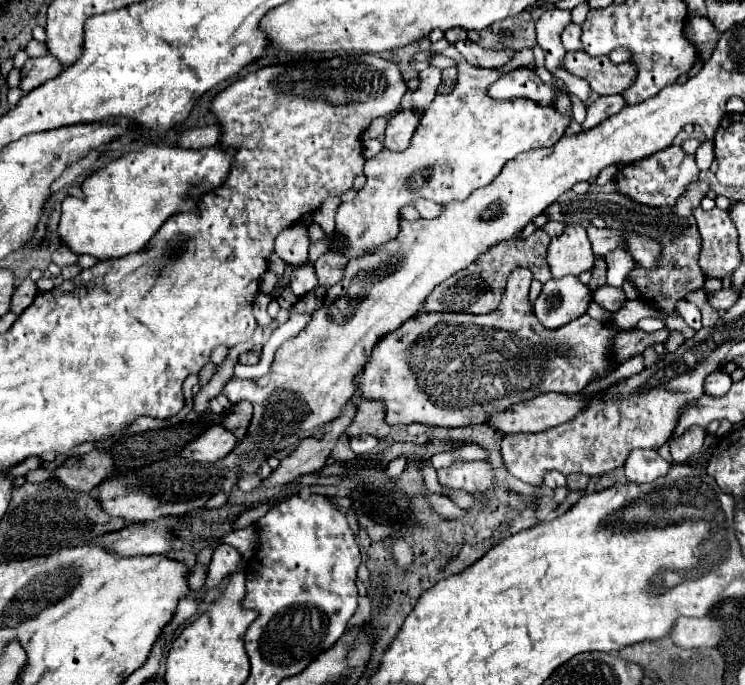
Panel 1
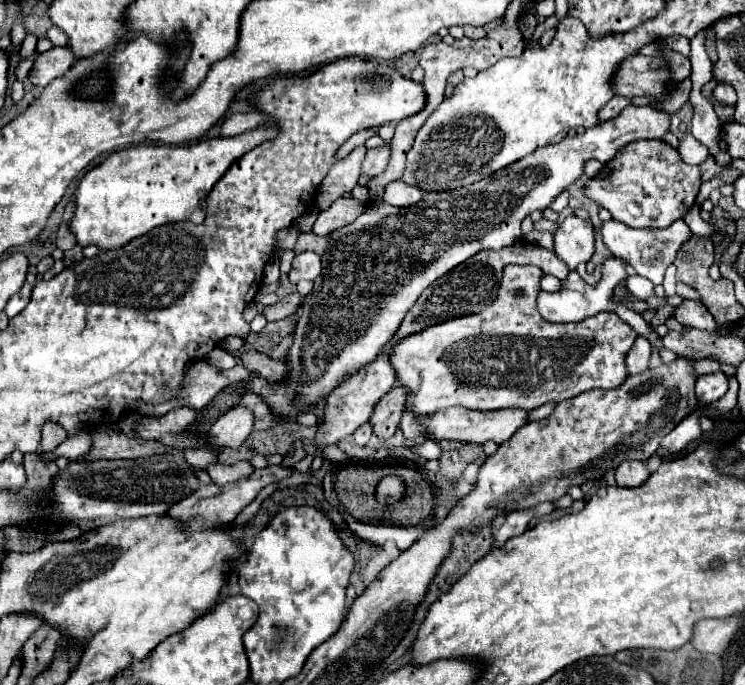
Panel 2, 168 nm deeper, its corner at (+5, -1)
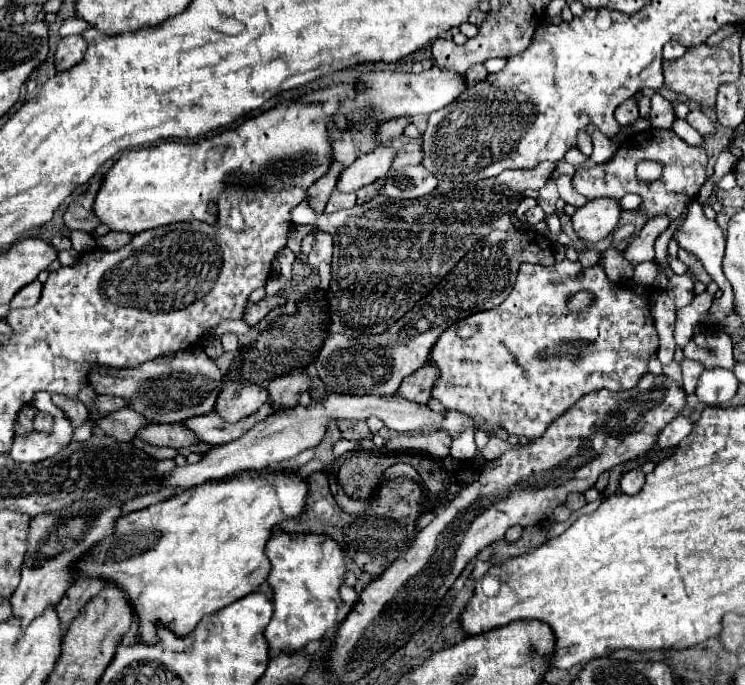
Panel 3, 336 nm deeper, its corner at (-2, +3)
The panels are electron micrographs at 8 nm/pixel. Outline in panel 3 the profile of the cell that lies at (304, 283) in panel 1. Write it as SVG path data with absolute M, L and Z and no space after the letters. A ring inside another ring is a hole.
M315 233L315 245L313 251L307 257L307 263L311 269L317 269L321 263L331 263L333 255L333 241L329 233Z

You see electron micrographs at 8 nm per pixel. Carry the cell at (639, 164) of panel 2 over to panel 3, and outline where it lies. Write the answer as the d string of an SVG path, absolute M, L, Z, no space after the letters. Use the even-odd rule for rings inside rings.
M645 129L635 135L631 135L625 143L619 145L615 157L603 165L583 167L573 175L573 189L587 199L597 197L623 197L627 193L637 193L643 197L641 211L647 213L647 217L655 215L669 215L671 219L677 219L683 209L687 207L689 197L697 195L701 185L707 181L707 155L703 149L693 149L693 145L687 145L677 137L671 129ZM643 159L653 159L665 165L661 179L653 183L641 183L635 175L635 167Z

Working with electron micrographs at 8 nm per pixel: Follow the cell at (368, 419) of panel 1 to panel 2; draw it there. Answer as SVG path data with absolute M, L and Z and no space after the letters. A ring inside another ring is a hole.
M394 387L376 403L370 419L370 425L376 437L390 439L394 435L404 411L404 399L406 399L406 389Z

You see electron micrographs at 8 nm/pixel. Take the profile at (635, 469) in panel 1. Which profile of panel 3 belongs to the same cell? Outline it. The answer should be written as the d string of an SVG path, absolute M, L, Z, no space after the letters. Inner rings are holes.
M633 469L633 471L627 471L623 477L621 477L621 483L619 483L619 489L621 493L625 495L635 495L641 491L645 483L645 475L641 469Z

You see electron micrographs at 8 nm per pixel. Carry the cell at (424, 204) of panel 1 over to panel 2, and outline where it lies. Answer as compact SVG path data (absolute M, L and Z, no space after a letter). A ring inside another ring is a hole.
M392 181L386 185L382 199L390 205L396 205L396 207L410 207L422 199L422 191L416 187L410 187L402 181Z

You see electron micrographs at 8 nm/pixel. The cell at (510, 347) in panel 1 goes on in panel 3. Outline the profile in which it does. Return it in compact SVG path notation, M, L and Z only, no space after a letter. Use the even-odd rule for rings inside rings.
M569 259L551 267L523 263L511 295L499 307L473 313L471 317L451 325L451 329L439 337L431 351L431 363L441 369L441 377L433 387L433 397L443 403L445 409L469 415L483 431L491 433L495 429L505 429L511 435L531 441L541 437L547 427L567 413L567 409L571 409L571 405L575 405L583 395L599 389L633 389L643 373L647 373L647 363L655 357L657 347L659 335L647 307L647 295L621 293L621 285L613 283L605 275L601 263L589 269L583 269L579 261ZM579 291L591 293L595 301L585 311L571 313L567 311L565 299ZM471 323L477 323L479 331L469 339L459 337L457 327Z

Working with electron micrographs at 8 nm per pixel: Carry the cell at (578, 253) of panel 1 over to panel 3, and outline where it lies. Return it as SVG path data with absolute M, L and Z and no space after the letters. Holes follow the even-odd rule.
M603 197L595 201L587 201L581 209L571 217L577 235L585 241L601 241L605 239L619 223L621 217L619 199Z

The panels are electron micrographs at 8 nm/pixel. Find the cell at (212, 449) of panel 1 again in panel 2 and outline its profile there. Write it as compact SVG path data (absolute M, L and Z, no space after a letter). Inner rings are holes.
M244 405L230 409L212 425L212 433L208 433L208 443L212 451L218 453L226 447L238 449L250 435L252 425L254 425L252 411L248 411Z

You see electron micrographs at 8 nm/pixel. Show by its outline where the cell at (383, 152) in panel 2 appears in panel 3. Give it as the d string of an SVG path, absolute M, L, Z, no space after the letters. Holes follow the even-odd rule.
M389 145L377 147L375 151L357 157L347 169L341 171L339 181L337 181L337 191L351 193L387 175L387 171L391 169L393 157L395 157L395 149Z

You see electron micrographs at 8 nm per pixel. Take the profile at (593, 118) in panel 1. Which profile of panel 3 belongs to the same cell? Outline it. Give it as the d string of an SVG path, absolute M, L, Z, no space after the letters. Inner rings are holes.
M631 97L627 99L625 103L621 103L615 111L615 119L621 123L621 125L631 125L635 119L639 117L639 109L637 109L637 99Z

